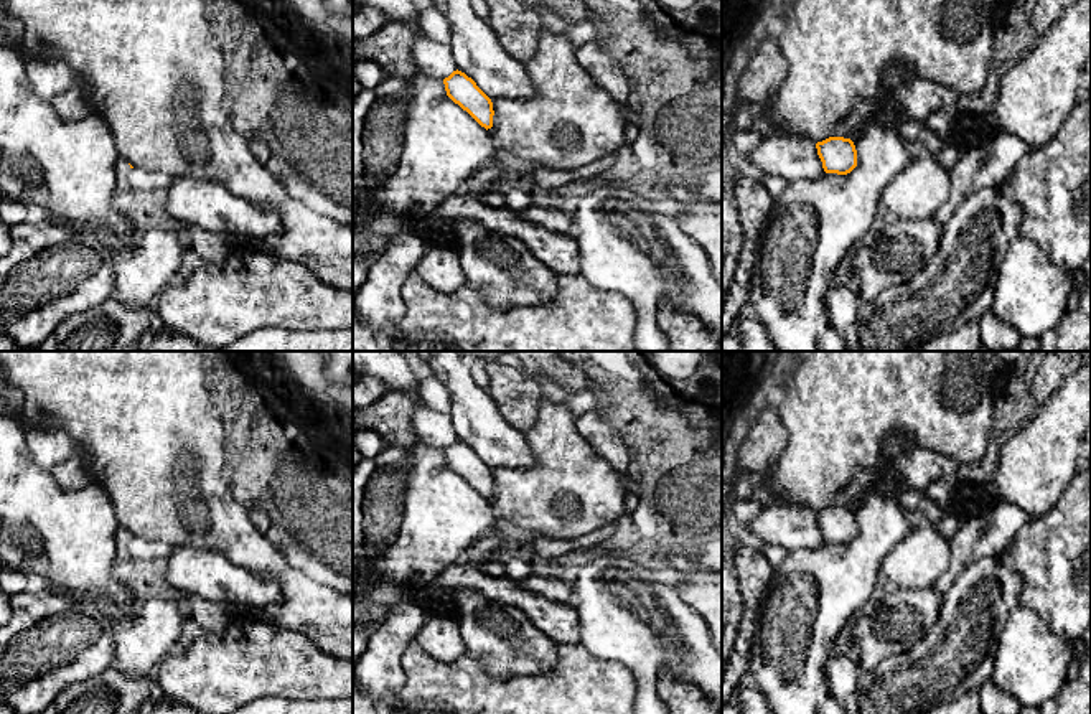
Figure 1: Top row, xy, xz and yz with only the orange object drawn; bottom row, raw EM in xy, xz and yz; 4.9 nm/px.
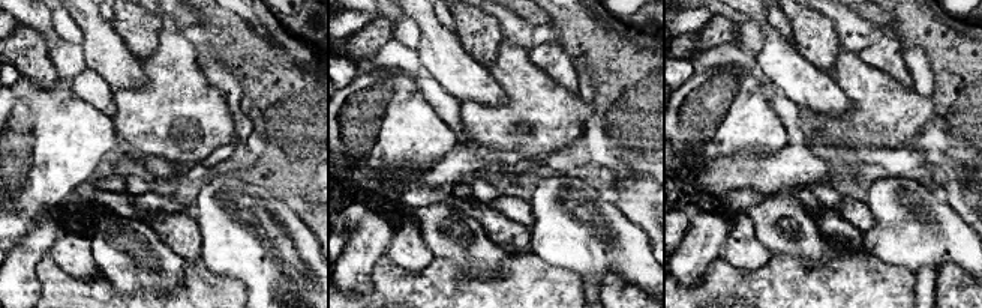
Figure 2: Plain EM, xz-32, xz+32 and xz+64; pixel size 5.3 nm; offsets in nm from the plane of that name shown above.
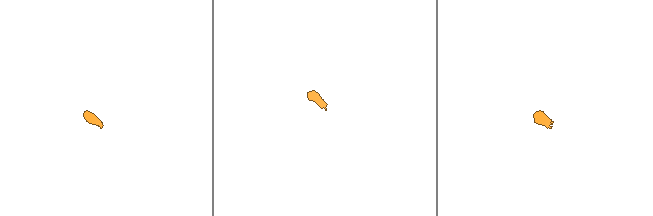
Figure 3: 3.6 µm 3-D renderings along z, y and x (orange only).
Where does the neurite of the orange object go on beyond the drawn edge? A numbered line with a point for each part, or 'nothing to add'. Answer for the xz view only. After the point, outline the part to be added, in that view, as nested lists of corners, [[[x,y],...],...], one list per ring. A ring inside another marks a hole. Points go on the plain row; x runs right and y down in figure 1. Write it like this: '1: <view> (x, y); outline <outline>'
nothing to add

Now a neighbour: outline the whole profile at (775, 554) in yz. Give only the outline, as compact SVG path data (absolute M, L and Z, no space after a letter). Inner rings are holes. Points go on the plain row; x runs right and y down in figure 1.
M766 543L760 551L765 554L775 572L780 571L788 556L788 551L784 547L770 543Z

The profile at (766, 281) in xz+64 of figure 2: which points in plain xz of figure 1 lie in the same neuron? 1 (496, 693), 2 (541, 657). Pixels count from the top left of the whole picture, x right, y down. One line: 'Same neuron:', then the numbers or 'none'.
Same neuron: 1

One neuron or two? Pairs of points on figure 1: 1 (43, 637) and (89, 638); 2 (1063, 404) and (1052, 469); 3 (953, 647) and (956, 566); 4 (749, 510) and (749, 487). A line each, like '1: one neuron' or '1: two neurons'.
1: one neuron
2: one neuron
3: two neurons
4: two neurons

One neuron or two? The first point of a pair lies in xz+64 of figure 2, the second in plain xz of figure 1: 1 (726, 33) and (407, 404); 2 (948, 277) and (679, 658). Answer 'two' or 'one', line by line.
1: one
2: two

